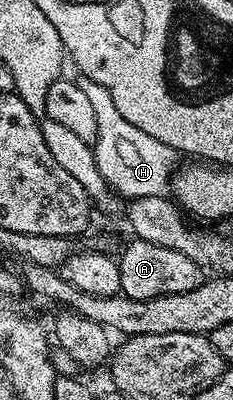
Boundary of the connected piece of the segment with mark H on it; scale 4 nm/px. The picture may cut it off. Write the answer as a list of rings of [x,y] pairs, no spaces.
[[[81,75],[75,80],[81,91],[88,93],[93,102],[98,124],[98,137],[93,144],[93,151],[99,172],[109,187],[124,199],[167,194],[178,163],[177,152],[126,121],[105,86]]]

